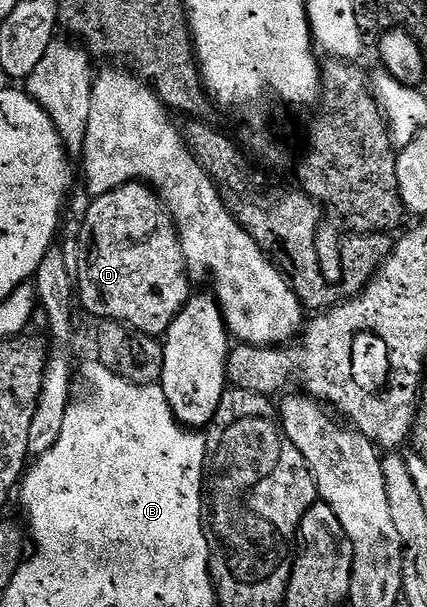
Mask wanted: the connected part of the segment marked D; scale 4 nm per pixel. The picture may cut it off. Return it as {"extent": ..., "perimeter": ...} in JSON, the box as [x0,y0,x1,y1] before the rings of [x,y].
{"extent":[77,183,193,338],"perimeter":[[[133,183],[121,186],[104,196],[96,196],[90,201],[91,205],[87,208],[87,213],[83,216],[83,229],[79,232],[79,268],[77,264],[77,300],[91,316],[100,316],[100,321],[116,320],[118,324],[126,324],[127,327],[135,329],[137,332],[143,332],[147,336],[156,338],[166,337],[169,326],[175,321],[181,309],[185,307],[188,300],[193,295],[193,281],[187,274],[187,263],[185,254],[181,250],[179,235],[175,229],[175,223],[170,214],[167,213],[167,207],[160,200],[158,192],[154,188],[141,184]]]}

